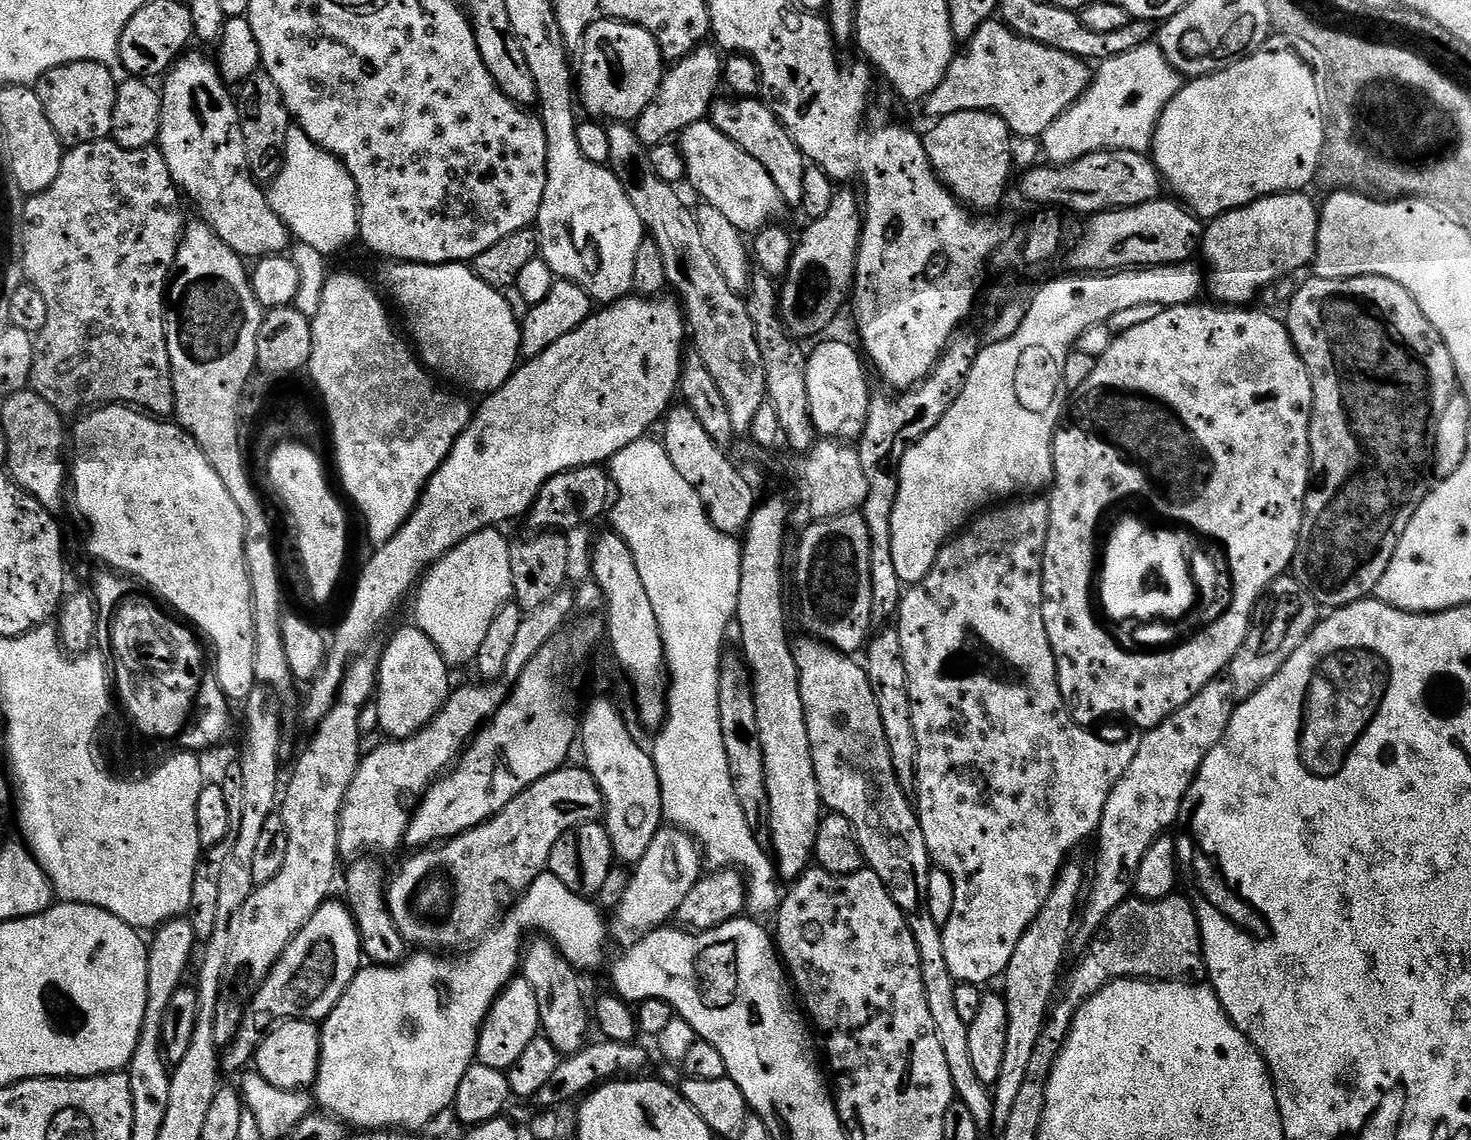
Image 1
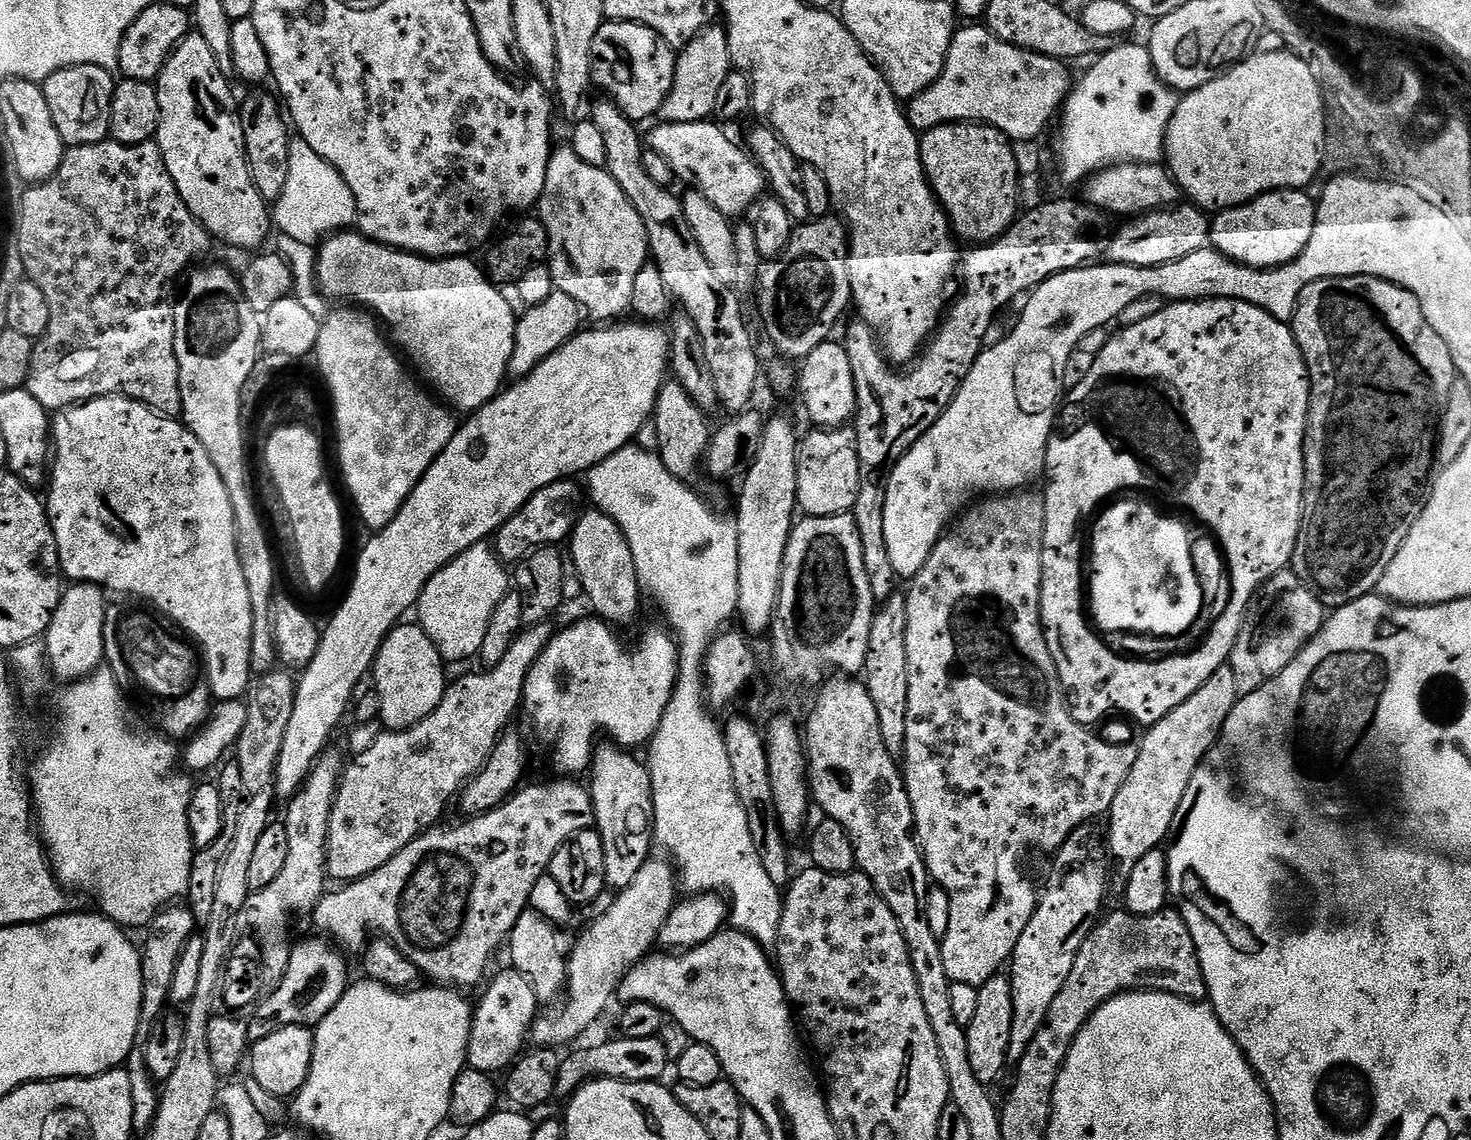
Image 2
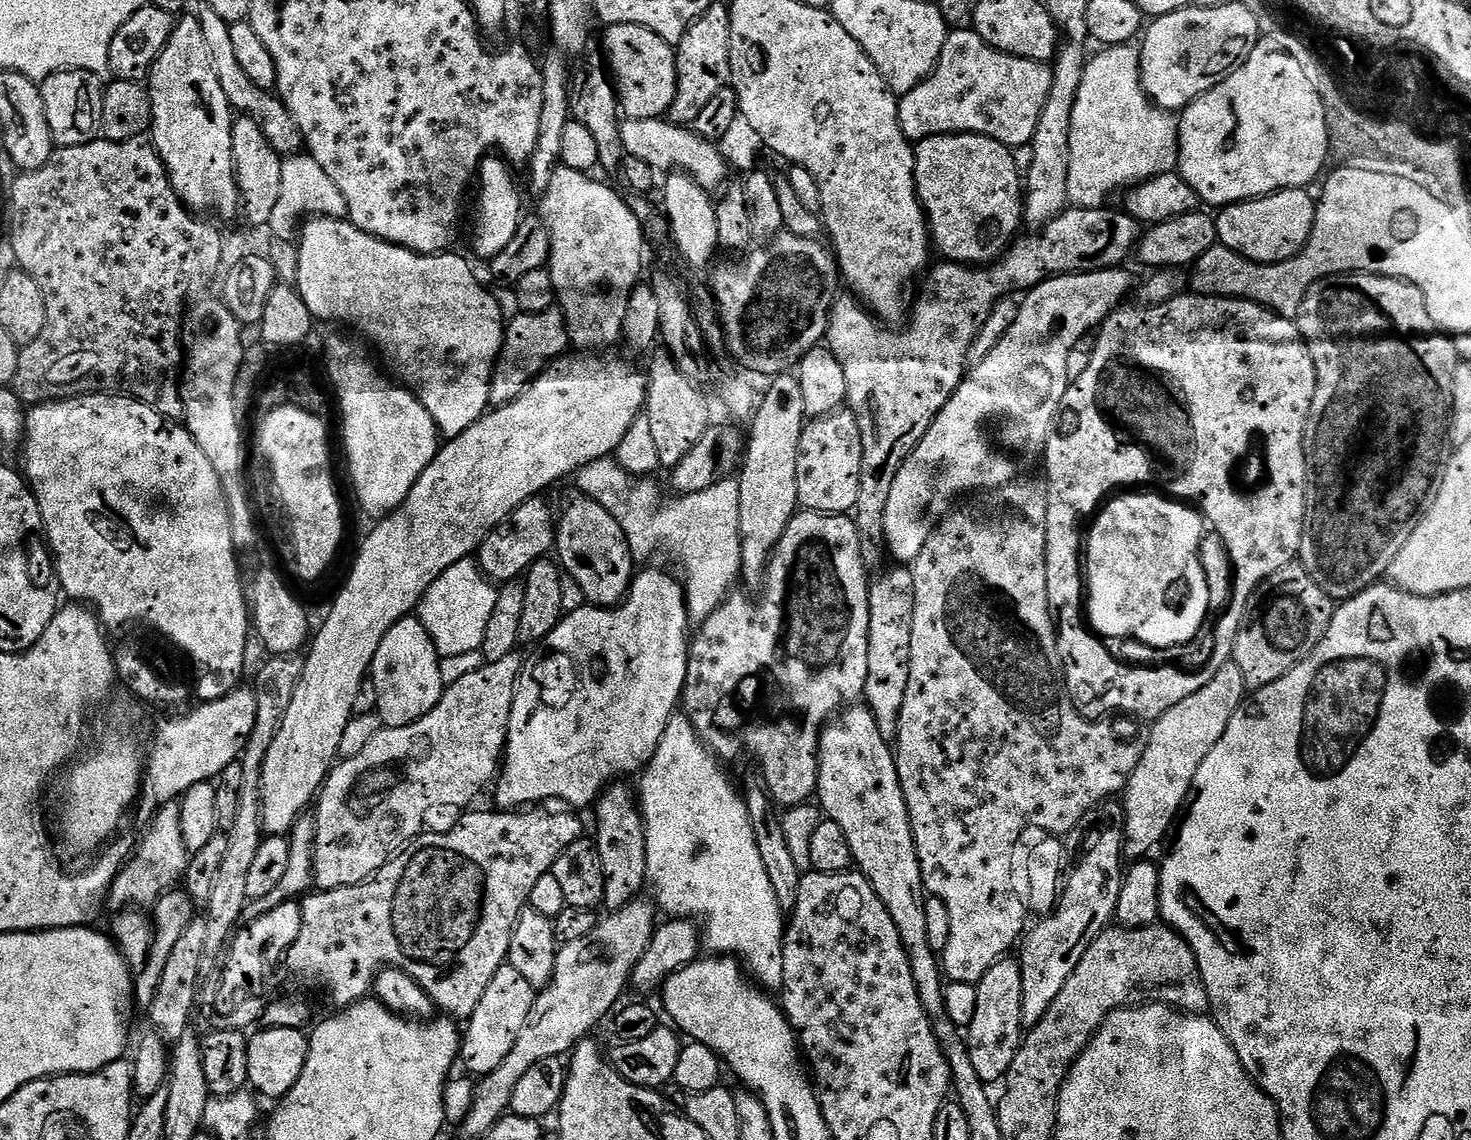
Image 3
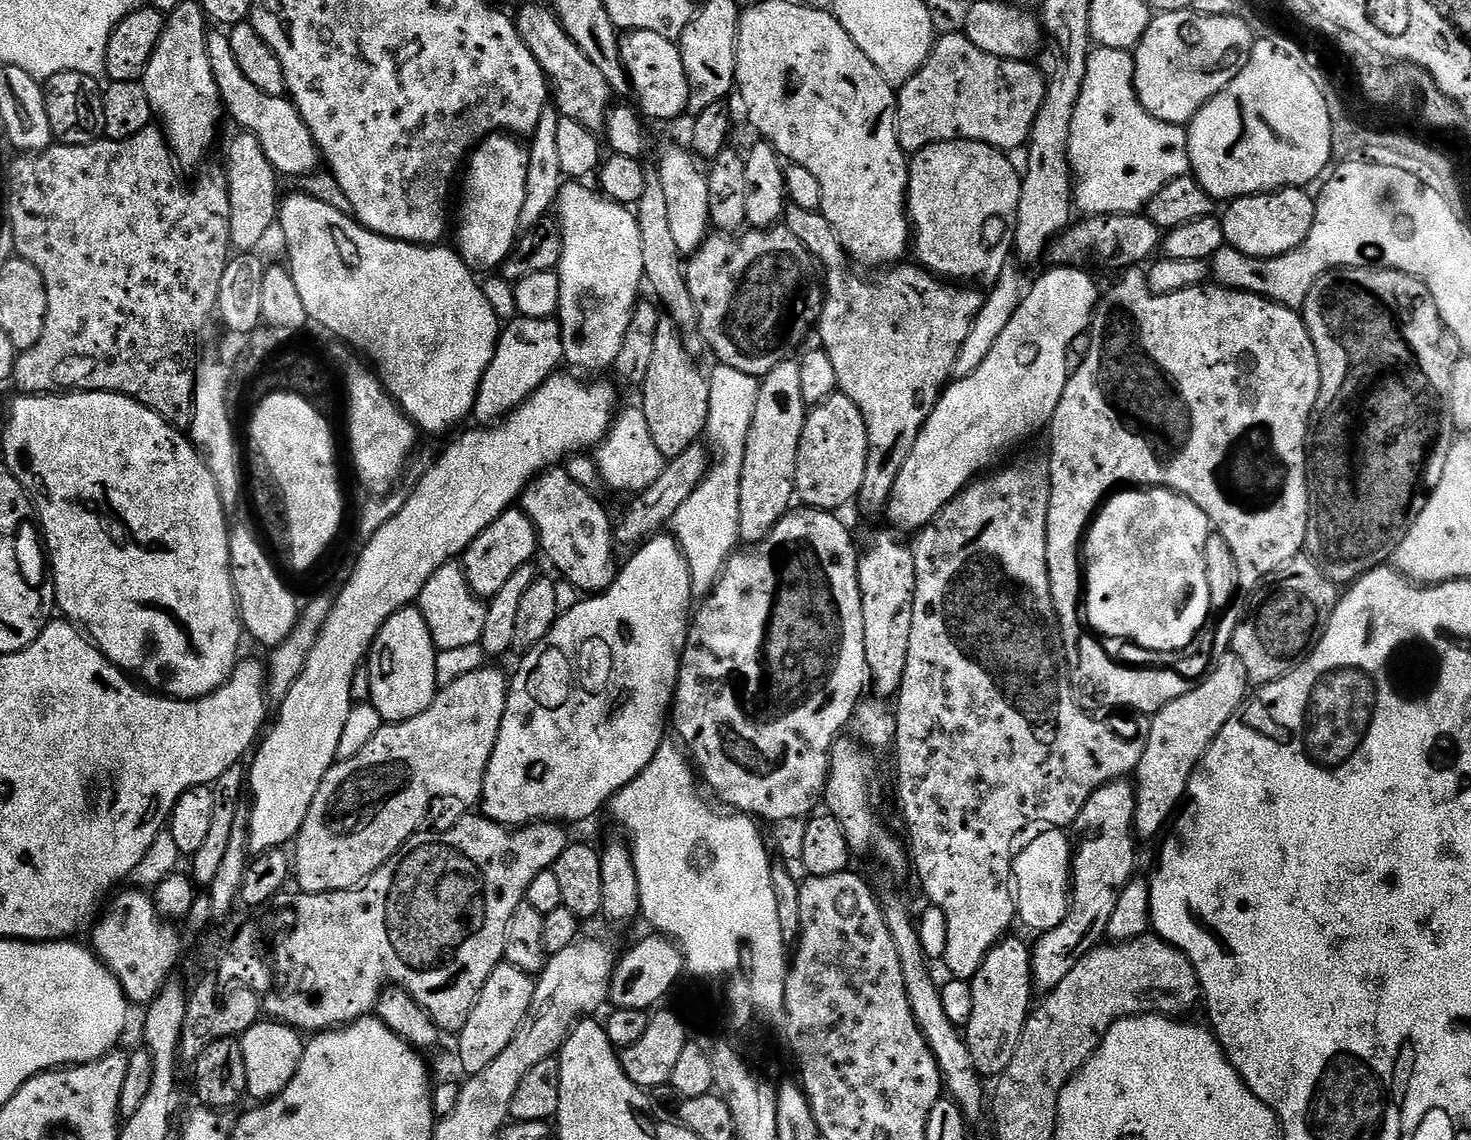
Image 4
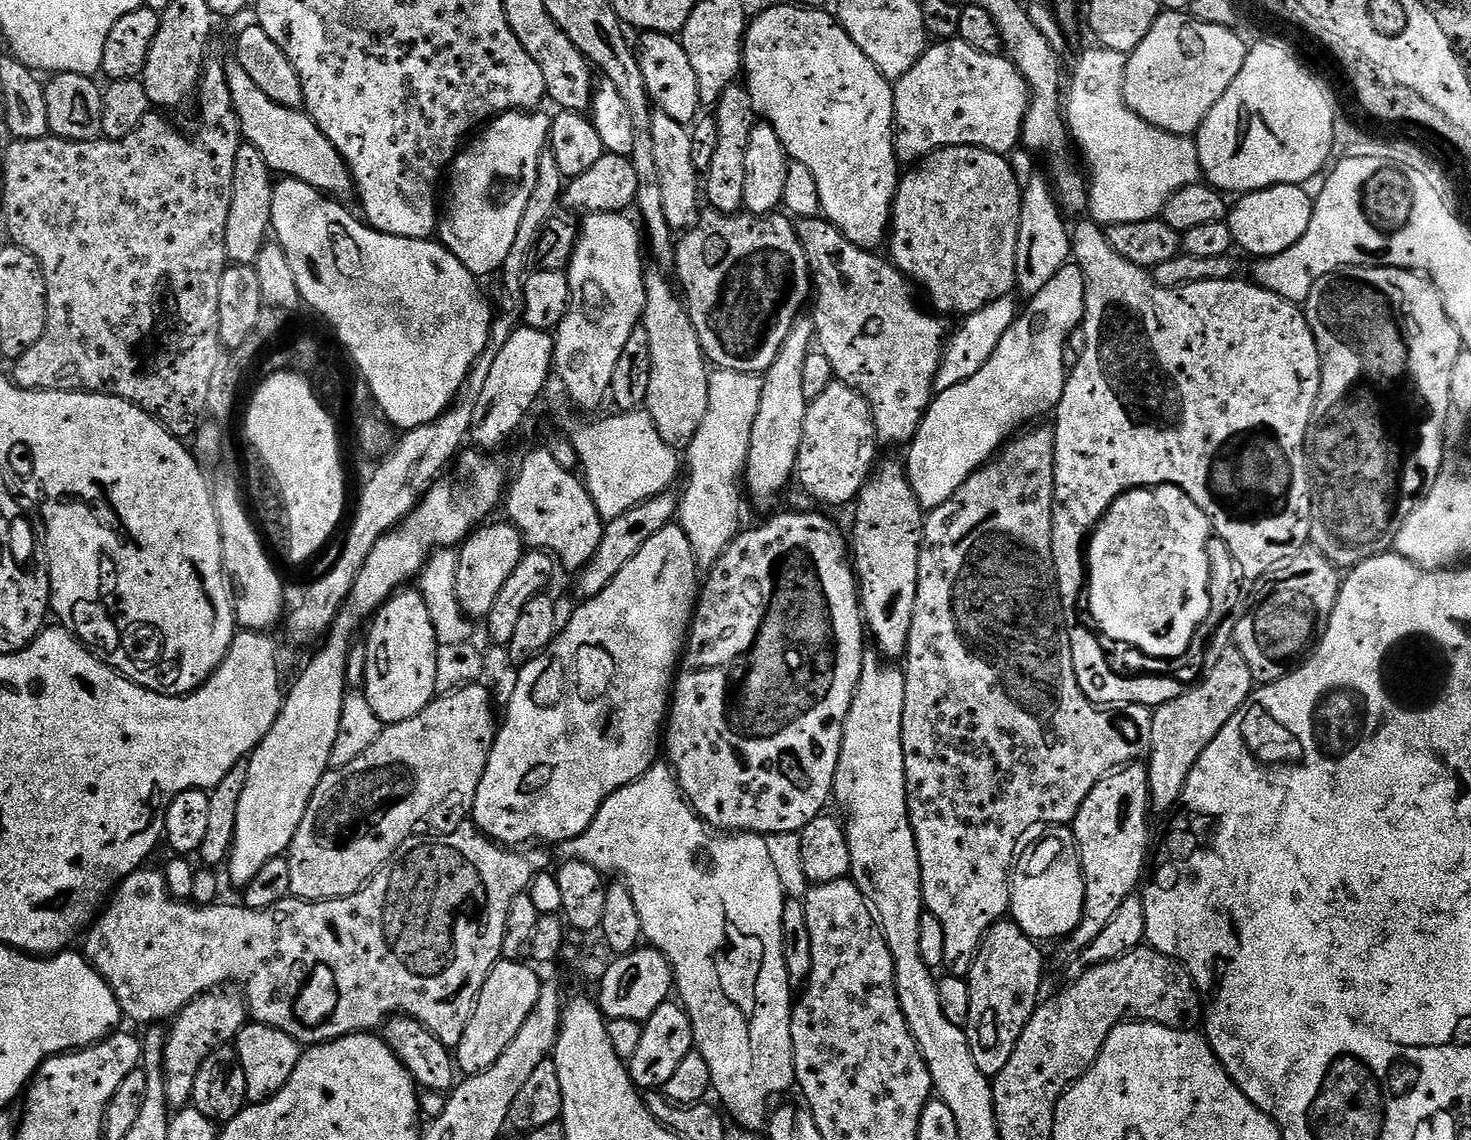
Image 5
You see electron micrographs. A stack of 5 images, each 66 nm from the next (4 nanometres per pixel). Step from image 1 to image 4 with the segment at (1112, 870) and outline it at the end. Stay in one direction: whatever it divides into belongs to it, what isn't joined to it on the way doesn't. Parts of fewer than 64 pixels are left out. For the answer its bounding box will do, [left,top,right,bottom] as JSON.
[1134,650,1250,837]

